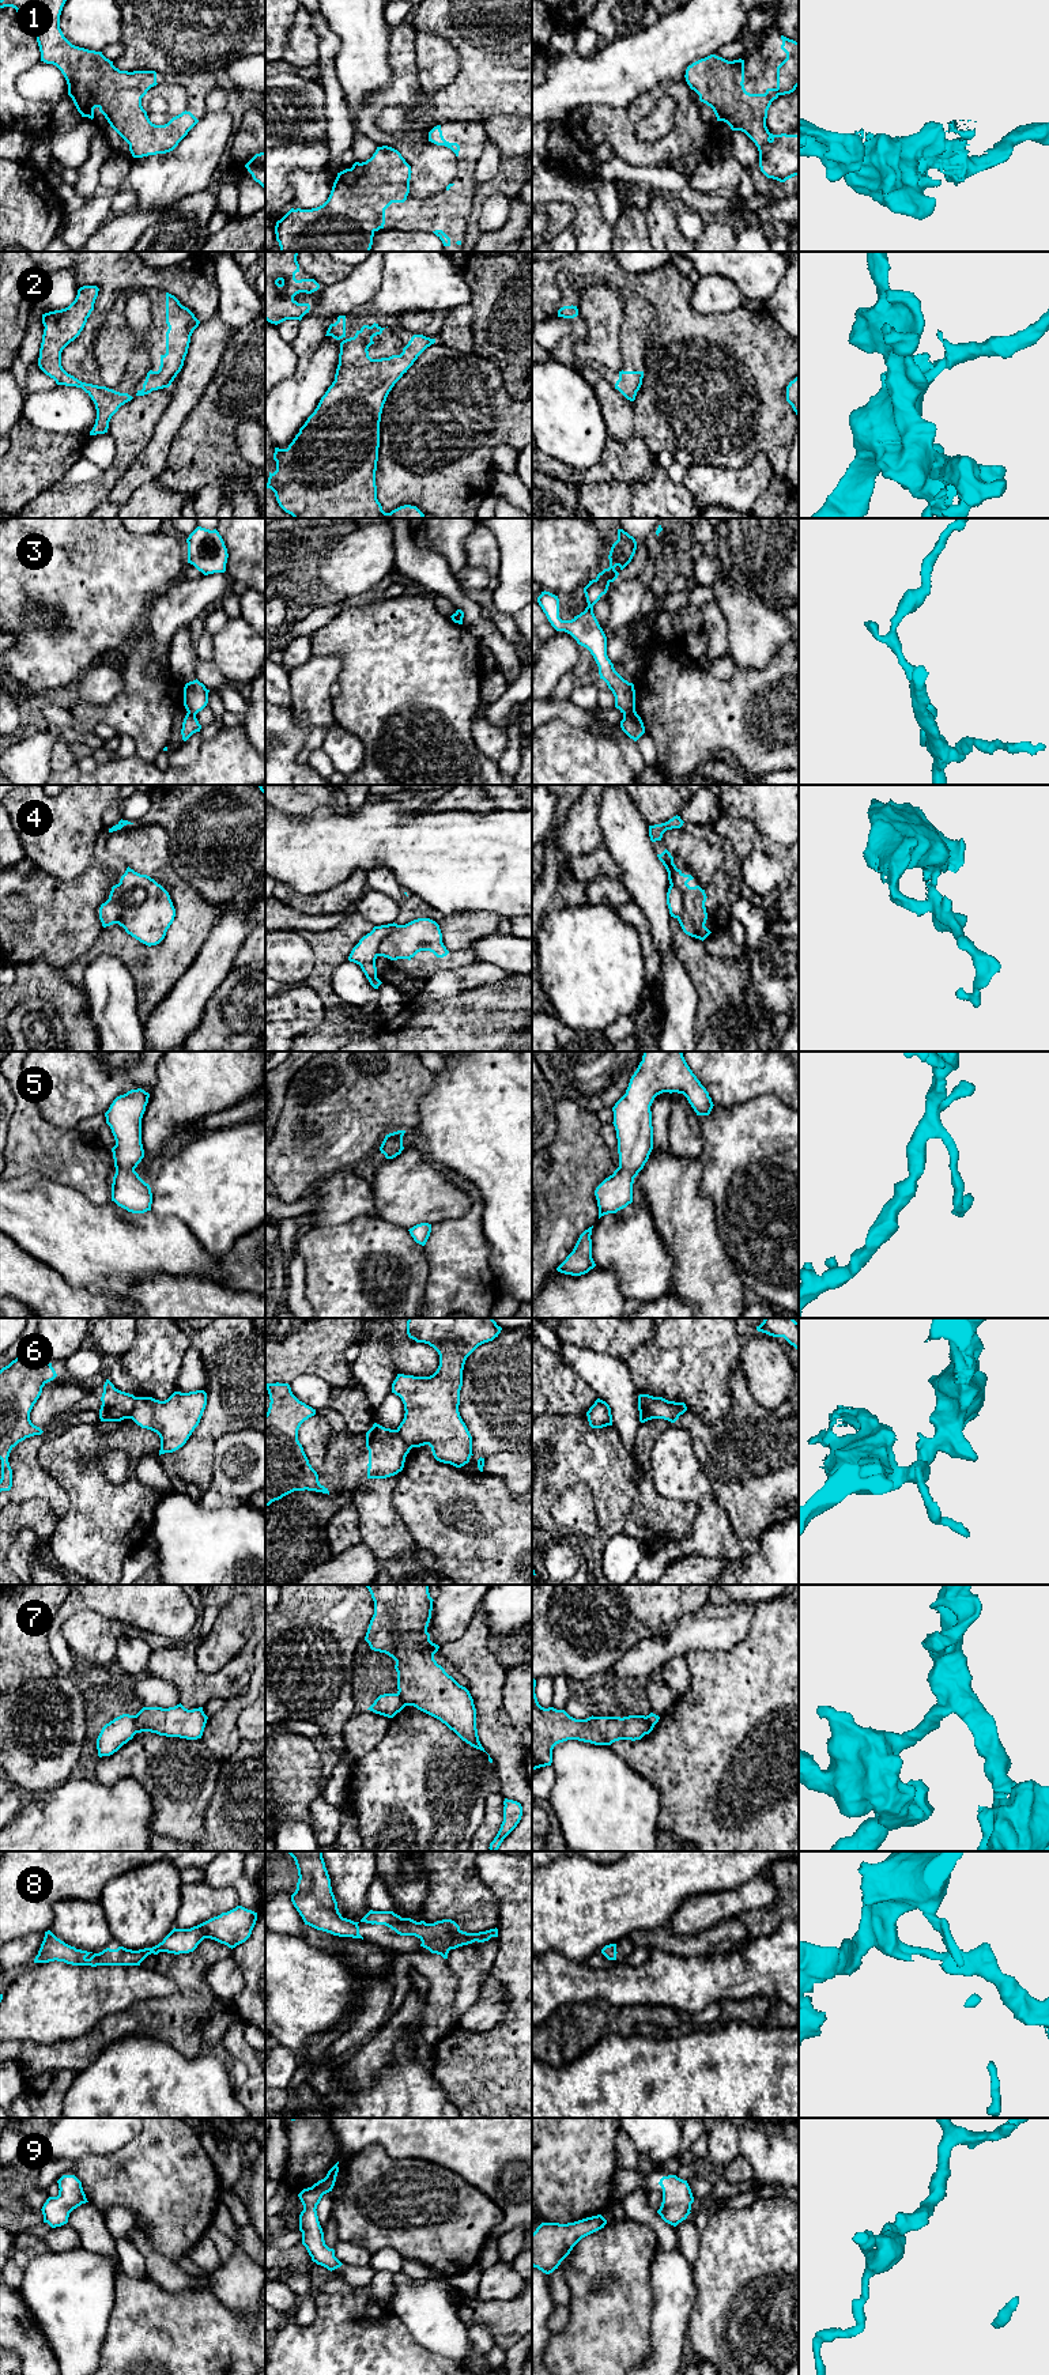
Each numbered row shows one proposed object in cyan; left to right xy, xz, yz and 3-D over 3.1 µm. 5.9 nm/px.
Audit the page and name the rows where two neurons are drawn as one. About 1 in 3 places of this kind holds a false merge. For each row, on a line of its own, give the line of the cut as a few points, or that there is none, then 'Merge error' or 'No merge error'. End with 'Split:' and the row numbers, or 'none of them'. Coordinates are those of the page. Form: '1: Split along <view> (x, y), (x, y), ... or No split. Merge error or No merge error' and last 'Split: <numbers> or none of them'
1: No split. No merge error
2: No split. No merge error
3: Split along yz (634, 710), (623, 714). Merge error
4: Split along xy (142, 887), (144, 898), (114, 922). Merge error
5: No split. No merge error
6: Split along yz (640, 1394), (641, 1403), (653, 1418). Merge error
7: Split along xy (136, 1715), (135, 1732). Merge error
8: No split. No merge error
9: No split. No merge error
Split: 3, 4, 6, 7

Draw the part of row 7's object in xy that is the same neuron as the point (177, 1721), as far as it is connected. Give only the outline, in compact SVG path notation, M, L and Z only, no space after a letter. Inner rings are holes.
M181 1703L169 1707L143 1707L136 1714L136 1733L151 1732L166 1737L201 1738L208 1717L203 1707L188 1710Z

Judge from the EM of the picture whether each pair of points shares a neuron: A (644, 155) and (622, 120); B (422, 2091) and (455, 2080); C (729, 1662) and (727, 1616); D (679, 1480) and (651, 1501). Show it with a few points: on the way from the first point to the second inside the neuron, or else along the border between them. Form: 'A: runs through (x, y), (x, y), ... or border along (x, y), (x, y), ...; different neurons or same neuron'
A: runs through (636, 147), (622, 133), (622, 128); same neuron
B: border along (431, 2075), (452, 2103); different neurons
C: border along (750, 1627), (747, 1634), (728, 1649), (695, 1650); different neurons
D: border along (651, 1479), (660, 1495), (690, 1502); different neurons

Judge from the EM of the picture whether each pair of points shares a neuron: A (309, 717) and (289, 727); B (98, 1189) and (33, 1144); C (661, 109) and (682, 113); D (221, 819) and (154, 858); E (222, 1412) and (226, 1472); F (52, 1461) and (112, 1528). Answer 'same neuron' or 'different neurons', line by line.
A: different neurons
B: same neuron
C: different neurons
D: different neurons
E: different neurons
F: same neuron

